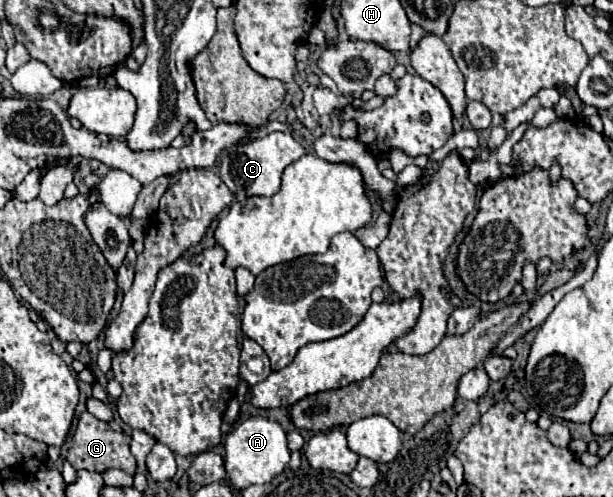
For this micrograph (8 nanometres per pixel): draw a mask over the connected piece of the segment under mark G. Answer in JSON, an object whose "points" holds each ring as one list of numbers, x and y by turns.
{"points":[[84,412,78,420,78,428,74,432,74,442,70,448,70,464,76,470,90,470,90,472,106,472,108,468,120,468,126,474,134,476,136,458,130,452,130,436,124,432,116,432,110,428,110,424,94,418,92,414]]}

